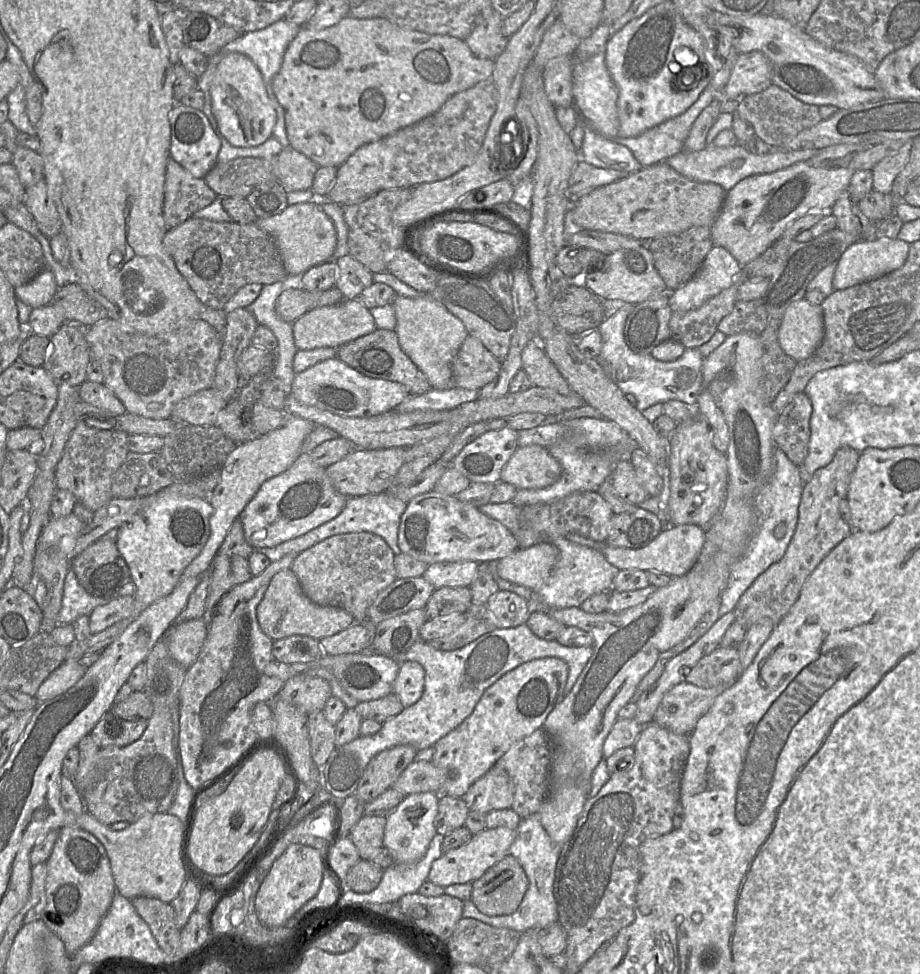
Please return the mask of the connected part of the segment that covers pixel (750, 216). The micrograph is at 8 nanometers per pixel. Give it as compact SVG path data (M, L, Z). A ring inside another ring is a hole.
M837 144L819 149L813 157L792 164L771 173L752 175L739 181L726 191L726 196L719 214L710 227L714 246L728 250L744 266L762 254L771 244L778 240L785 229L796 219L812 211L831 213L831 208L842 192L848 189L851 178L856 172L851 167L852 159L870 146L862 144Z

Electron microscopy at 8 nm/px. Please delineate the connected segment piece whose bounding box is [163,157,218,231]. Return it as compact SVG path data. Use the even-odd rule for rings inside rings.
M169 158L163 203L163 217L168 231L193 217L197 211L209 206L217 198L204 178L194 178L179 163Z

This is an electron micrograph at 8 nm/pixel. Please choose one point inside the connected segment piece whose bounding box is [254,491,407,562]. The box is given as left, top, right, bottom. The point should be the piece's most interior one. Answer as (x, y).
(380, 514)

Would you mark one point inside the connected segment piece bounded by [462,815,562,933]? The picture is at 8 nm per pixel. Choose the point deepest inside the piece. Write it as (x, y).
(538, 854)

